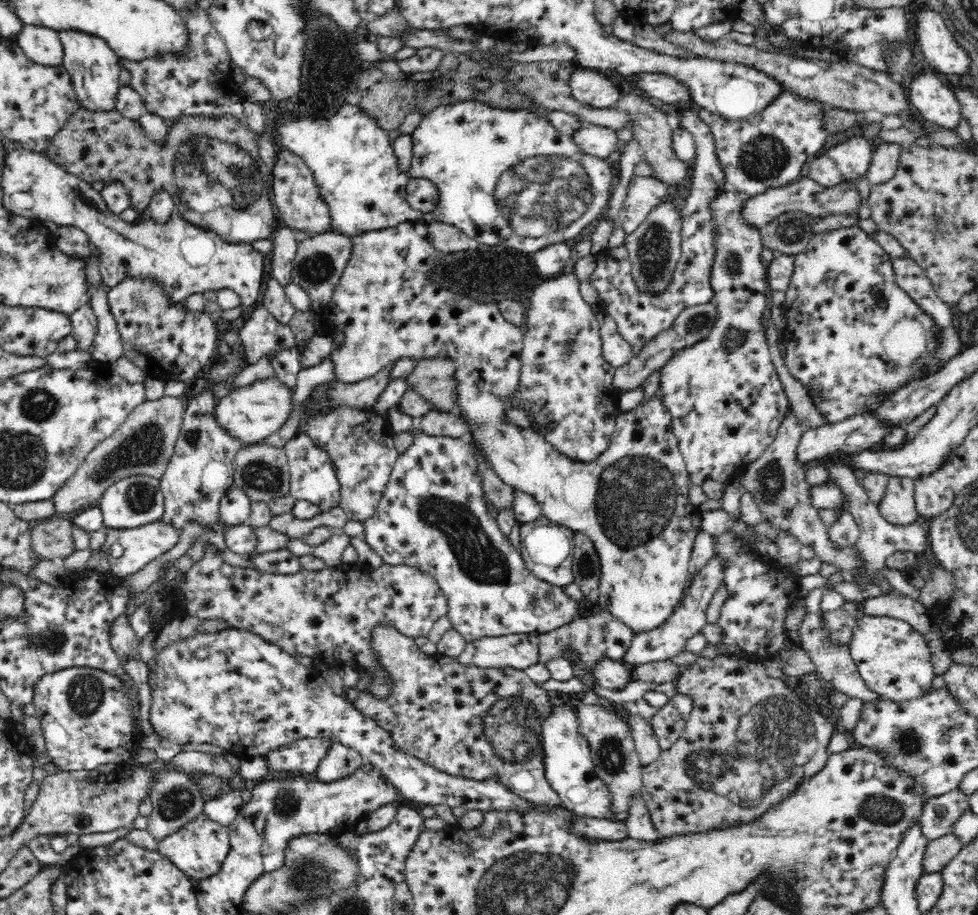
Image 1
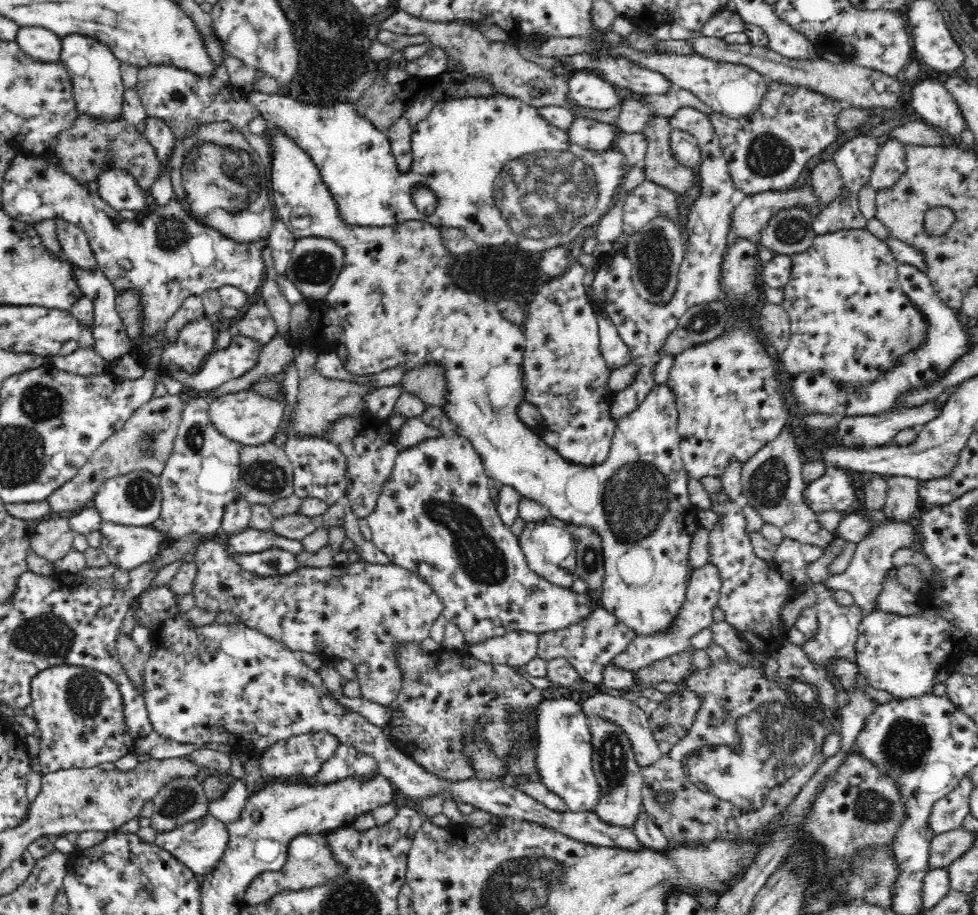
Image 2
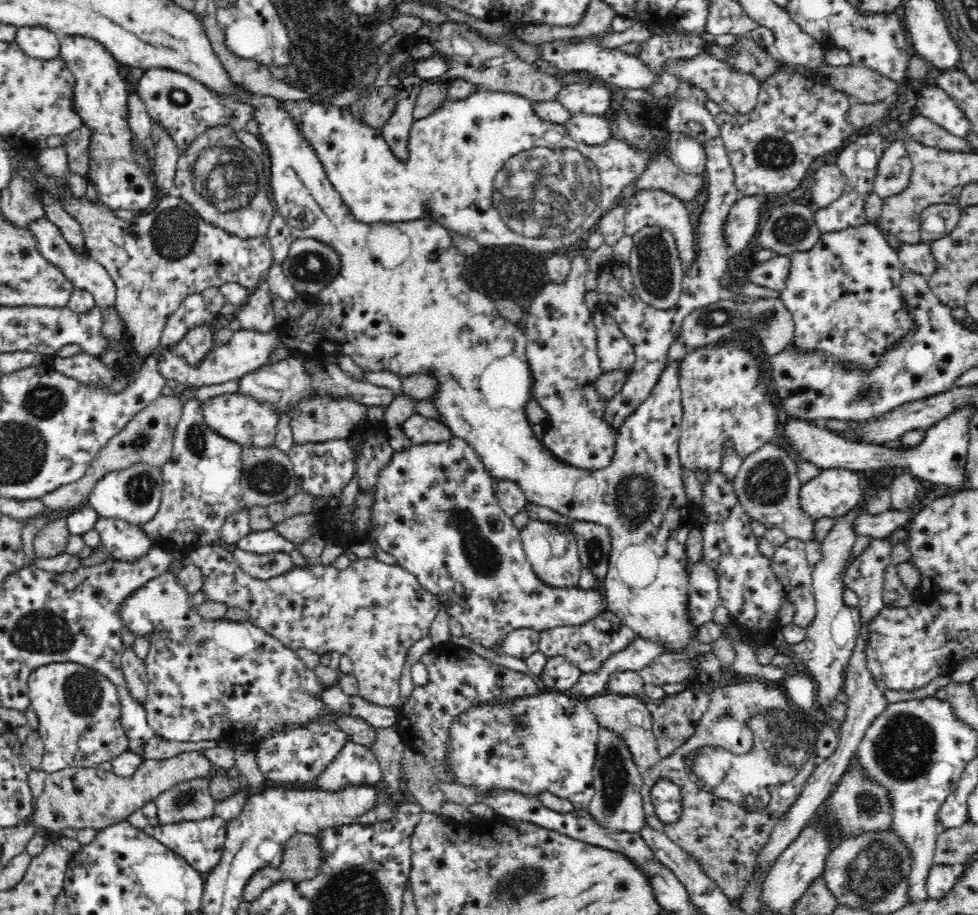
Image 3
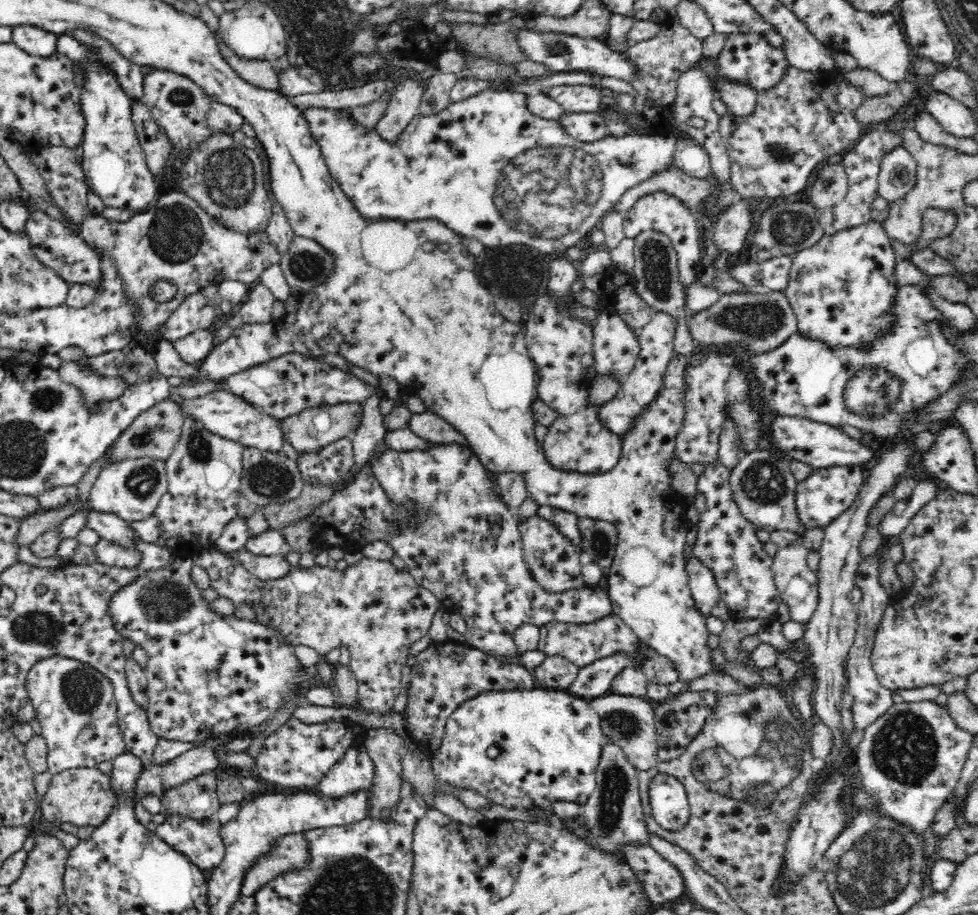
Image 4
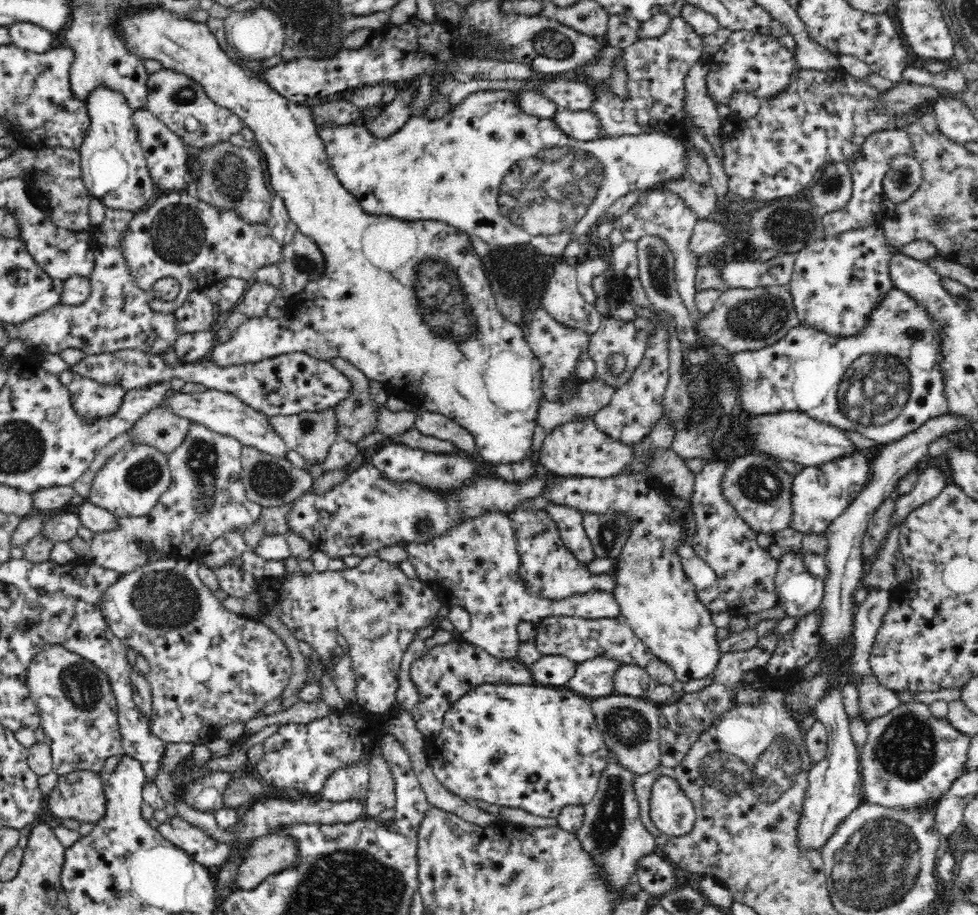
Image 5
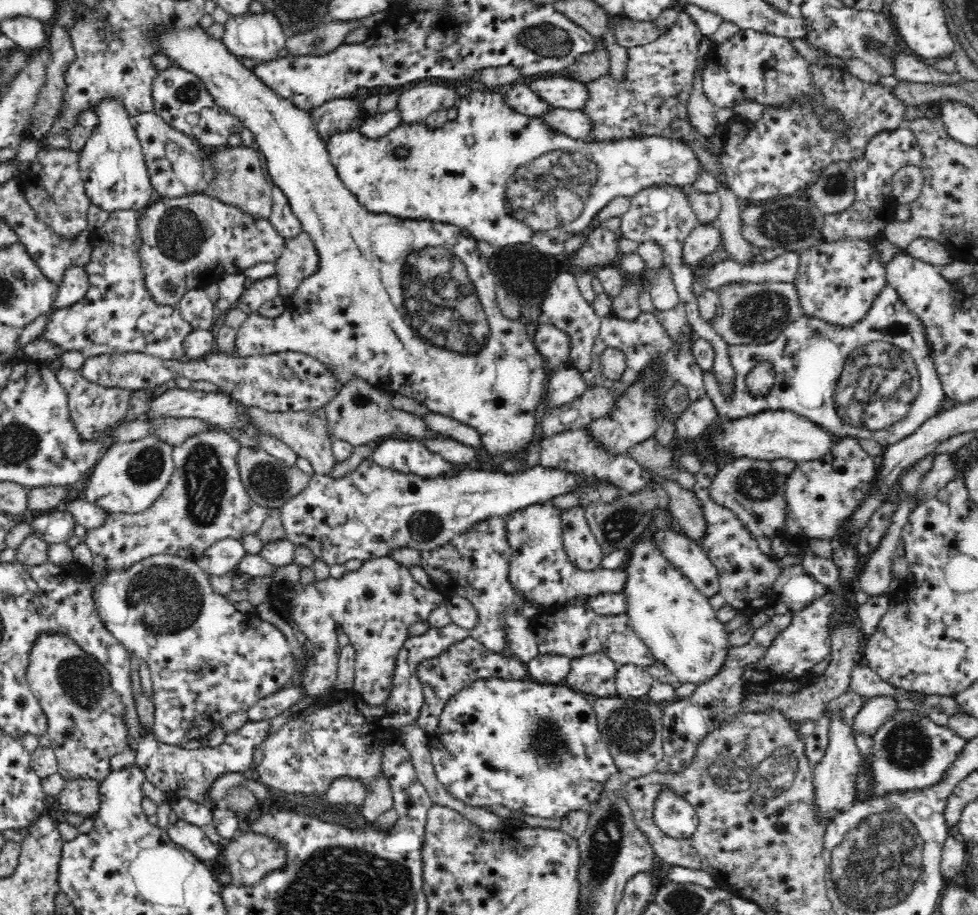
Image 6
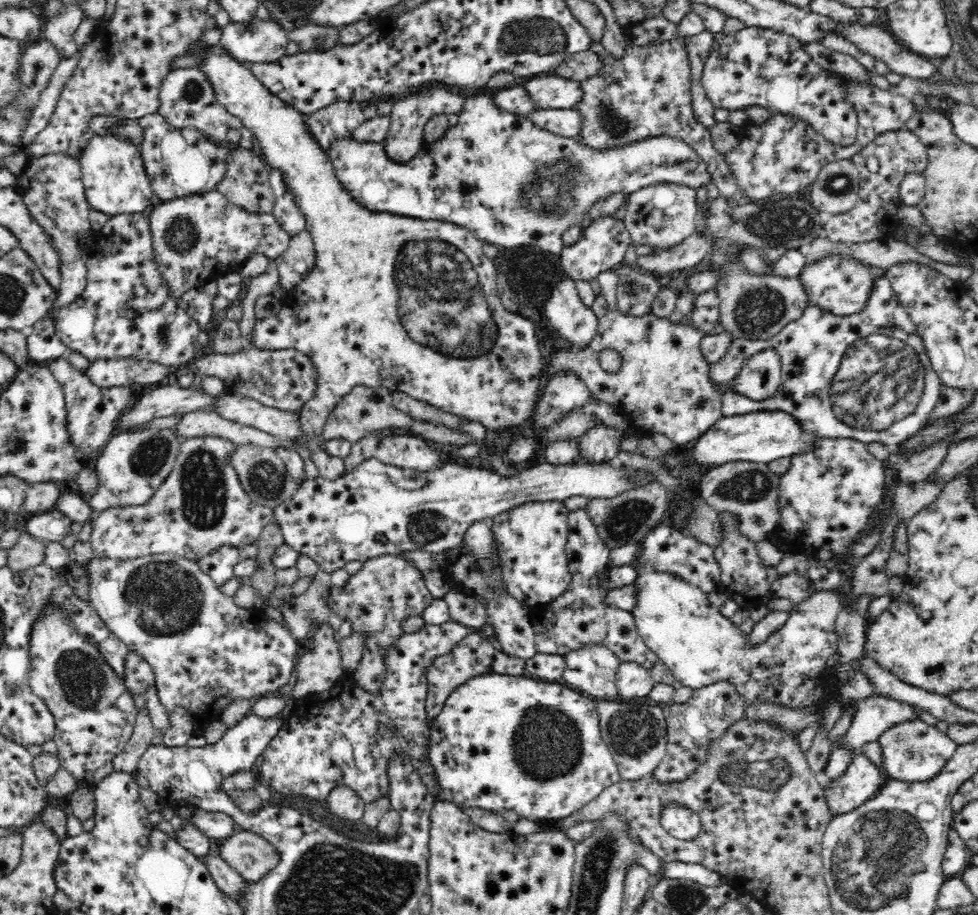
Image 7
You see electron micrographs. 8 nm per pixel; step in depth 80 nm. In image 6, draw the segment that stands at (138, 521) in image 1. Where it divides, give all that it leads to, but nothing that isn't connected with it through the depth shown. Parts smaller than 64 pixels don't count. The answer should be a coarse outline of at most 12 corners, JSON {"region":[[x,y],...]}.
{"region":[[148,435],[108,444],[87,502],[148,511],[170,482],[172,449]]}

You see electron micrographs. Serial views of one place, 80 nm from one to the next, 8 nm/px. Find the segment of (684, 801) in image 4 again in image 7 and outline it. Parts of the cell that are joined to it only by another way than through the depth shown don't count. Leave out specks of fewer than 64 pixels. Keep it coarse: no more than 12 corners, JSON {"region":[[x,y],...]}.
{"region":[[672,800],[663,802],[658,819],[678,840],[700,832],[698,814]]}

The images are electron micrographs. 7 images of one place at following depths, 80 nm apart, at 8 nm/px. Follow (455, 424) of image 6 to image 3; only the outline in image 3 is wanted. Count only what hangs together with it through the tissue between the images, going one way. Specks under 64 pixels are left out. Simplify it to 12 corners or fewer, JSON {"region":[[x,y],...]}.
{"region":[[414,413],[400,428],[412,445],[444,442],[454,435],[444,423]]}

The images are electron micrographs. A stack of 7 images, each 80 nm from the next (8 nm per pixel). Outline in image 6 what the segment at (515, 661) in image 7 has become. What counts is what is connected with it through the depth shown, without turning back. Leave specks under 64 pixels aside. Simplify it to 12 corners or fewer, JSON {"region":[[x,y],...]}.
{"region":[[470,636],[420,662],[416,724],[436,732],[450,699],[473,682],[528,679],[525,663]]}

